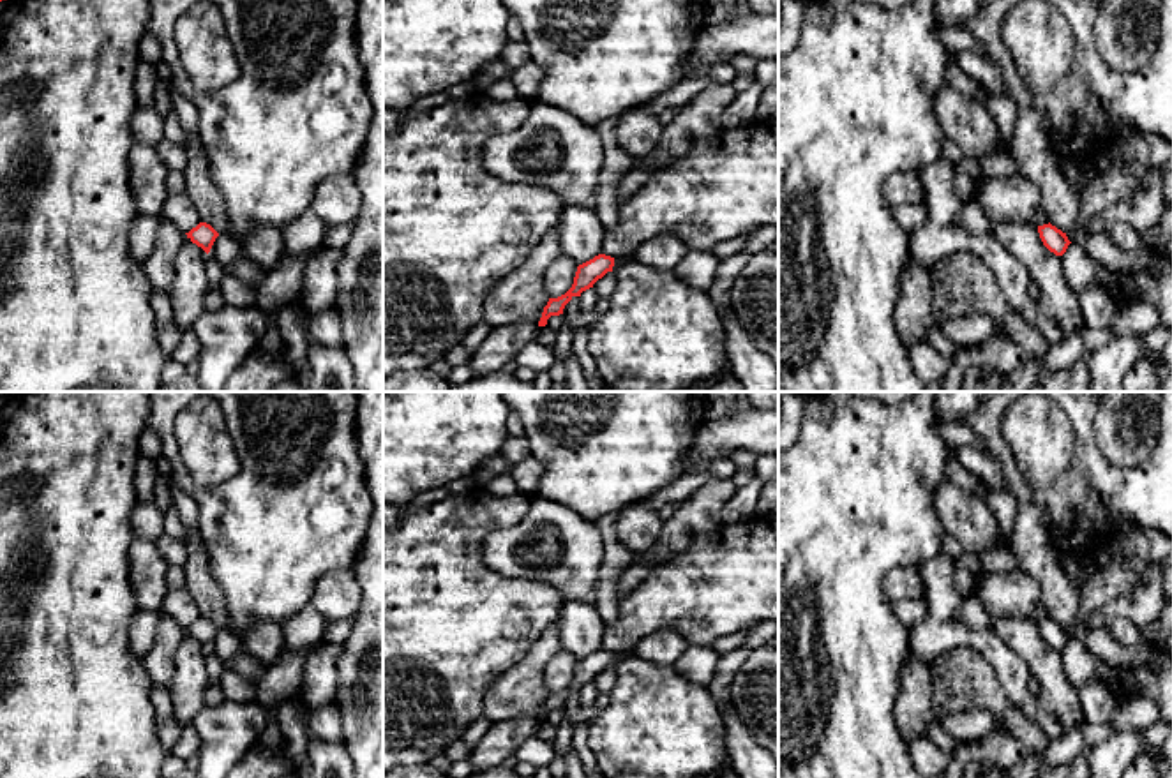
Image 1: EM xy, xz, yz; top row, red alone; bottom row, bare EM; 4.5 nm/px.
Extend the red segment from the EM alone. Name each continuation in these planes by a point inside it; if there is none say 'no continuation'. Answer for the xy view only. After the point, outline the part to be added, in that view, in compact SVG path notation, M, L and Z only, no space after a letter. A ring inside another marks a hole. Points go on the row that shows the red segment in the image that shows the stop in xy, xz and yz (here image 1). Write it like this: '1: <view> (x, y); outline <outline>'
no continuation

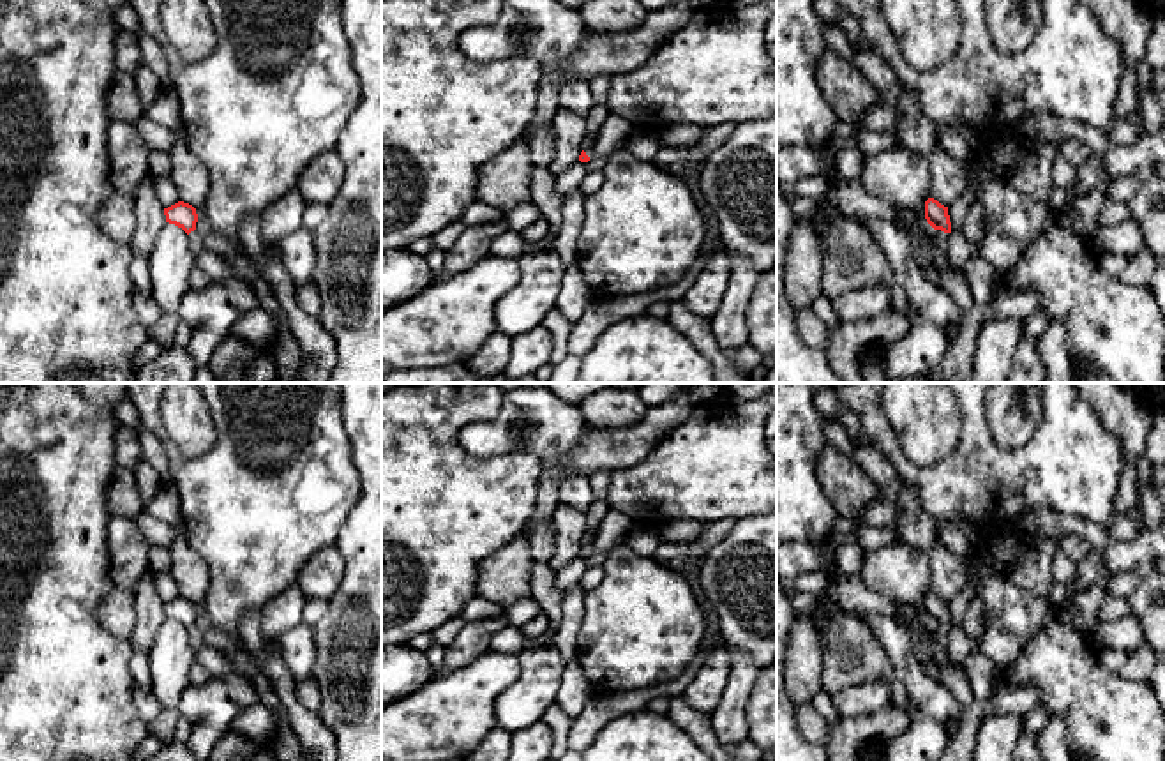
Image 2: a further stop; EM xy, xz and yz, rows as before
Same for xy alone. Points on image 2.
1: xy (196, 244); outline M198 230L191 231L187 237L189 237L191 251L194 254L205 251L203 235Z

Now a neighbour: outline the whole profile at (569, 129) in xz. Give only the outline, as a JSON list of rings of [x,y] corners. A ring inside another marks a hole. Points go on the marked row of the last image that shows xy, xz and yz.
[[[560,108],[551,122],[556,143],[549,170],[558,175],[579,161],[586,147],[586,120],[568,109]]]

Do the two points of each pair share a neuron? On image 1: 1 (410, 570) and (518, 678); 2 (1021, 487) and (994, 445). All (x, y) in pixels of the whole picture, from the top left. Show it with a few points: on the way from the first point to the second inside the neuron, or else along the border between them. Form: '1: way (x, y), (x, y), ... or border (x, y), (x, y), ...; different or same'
1: border (537, 639), (489, 687), (482, 701); different
2: way (1014, 477), (1005, 456); same

